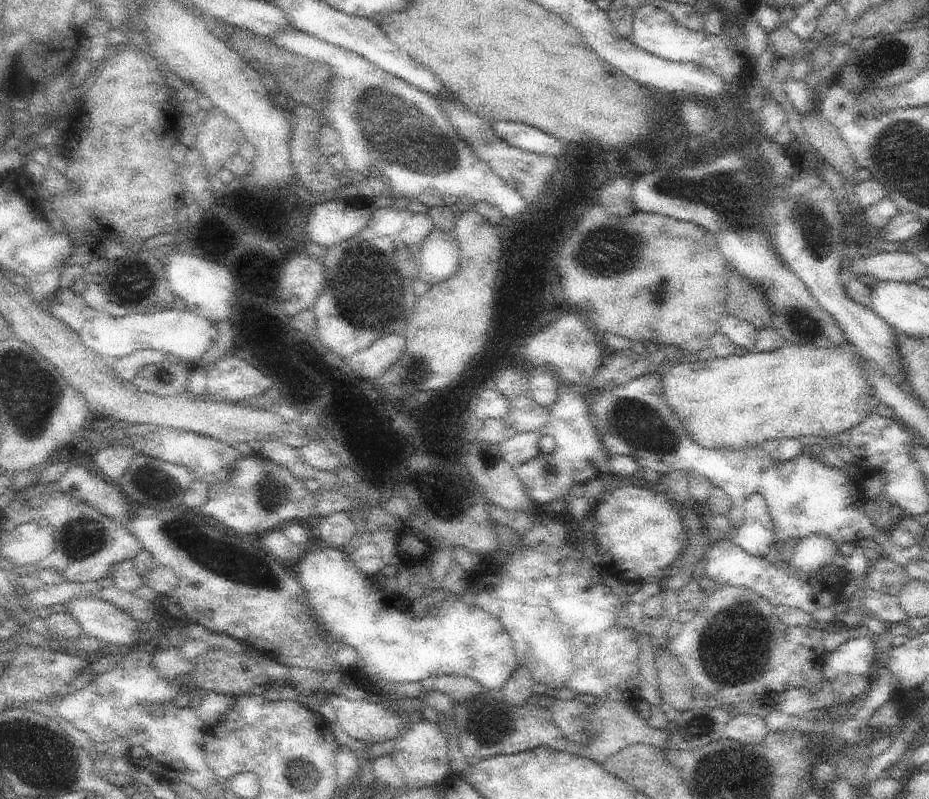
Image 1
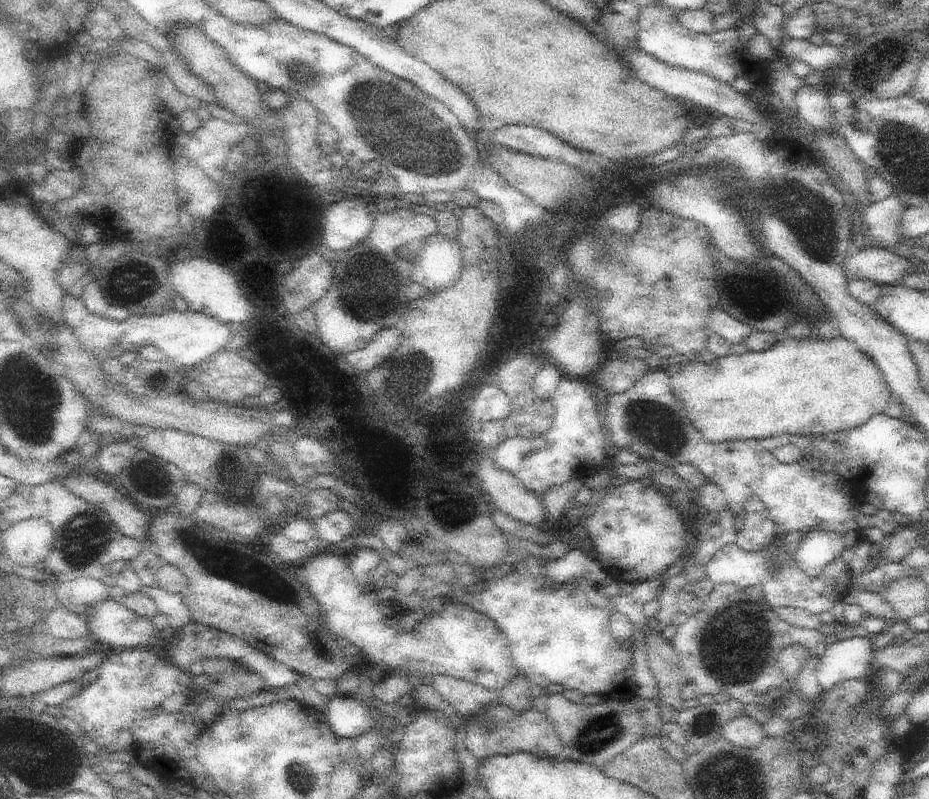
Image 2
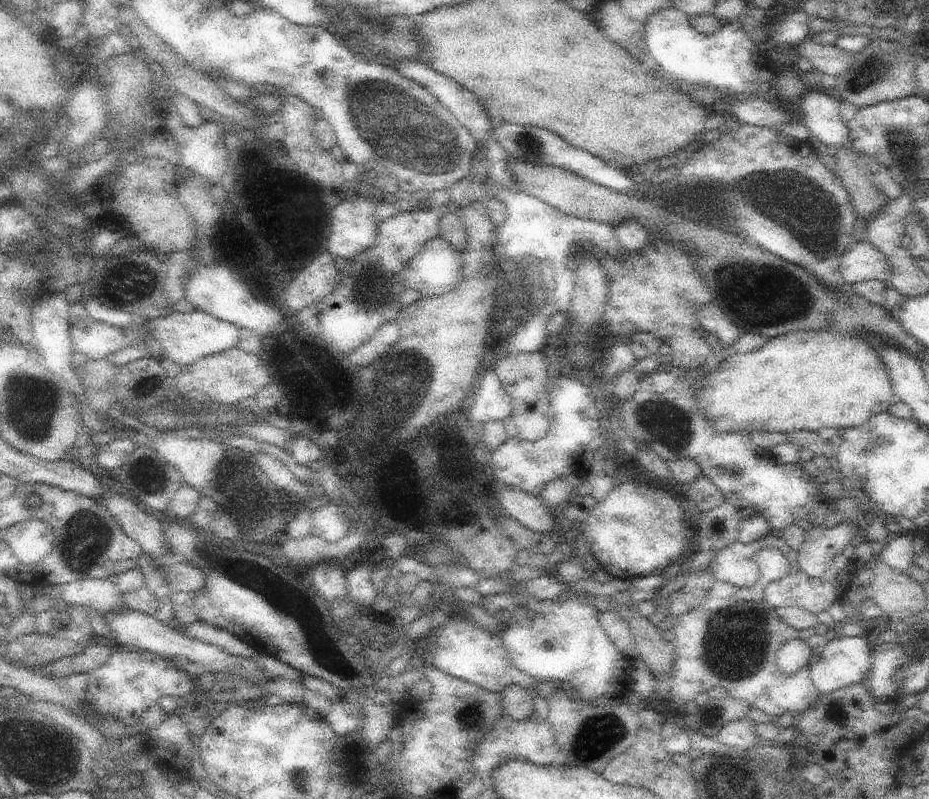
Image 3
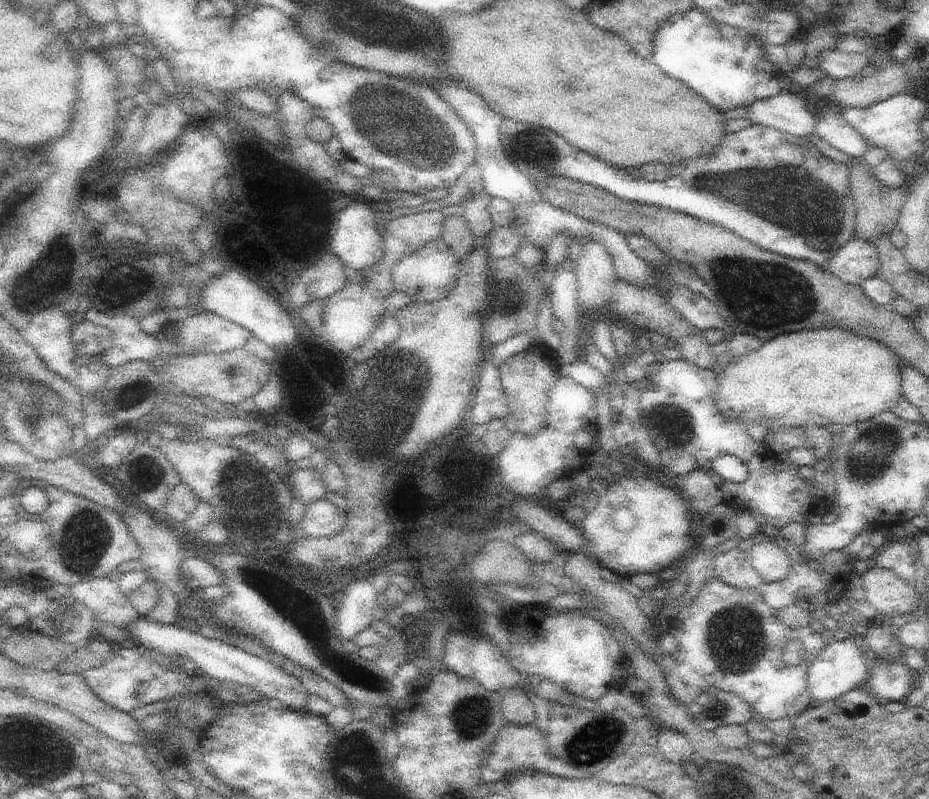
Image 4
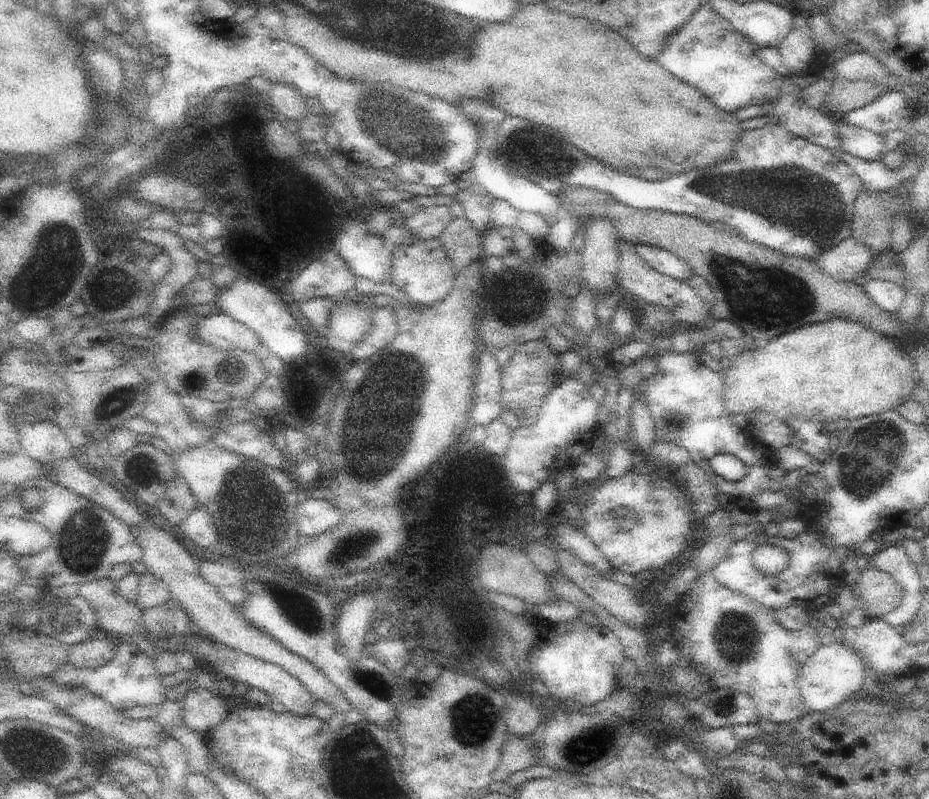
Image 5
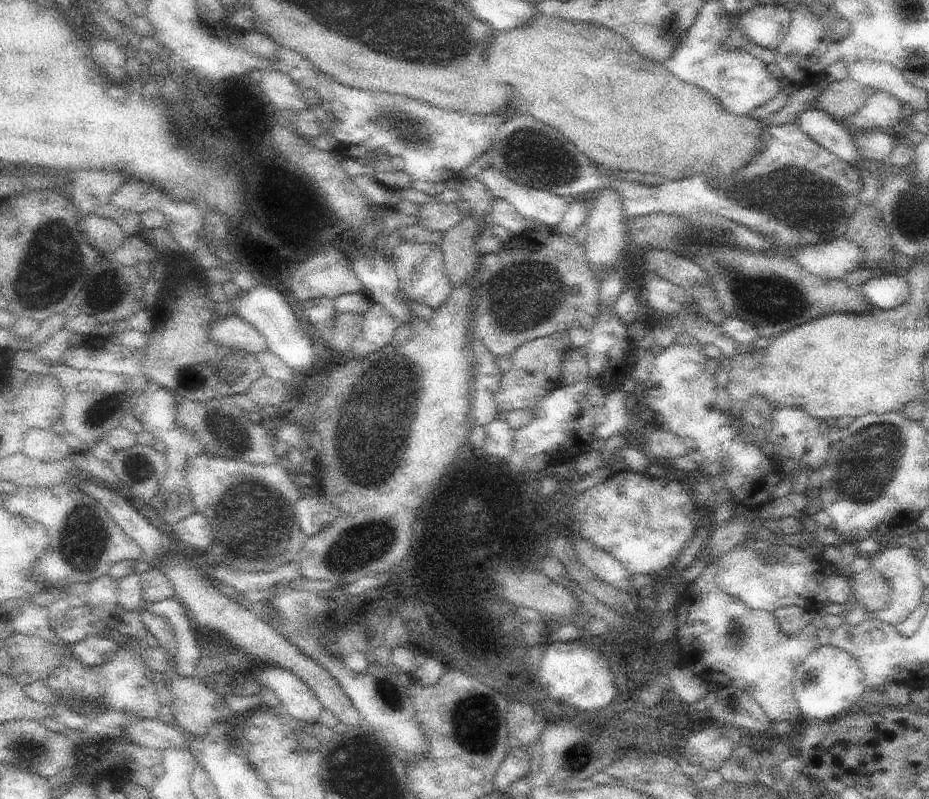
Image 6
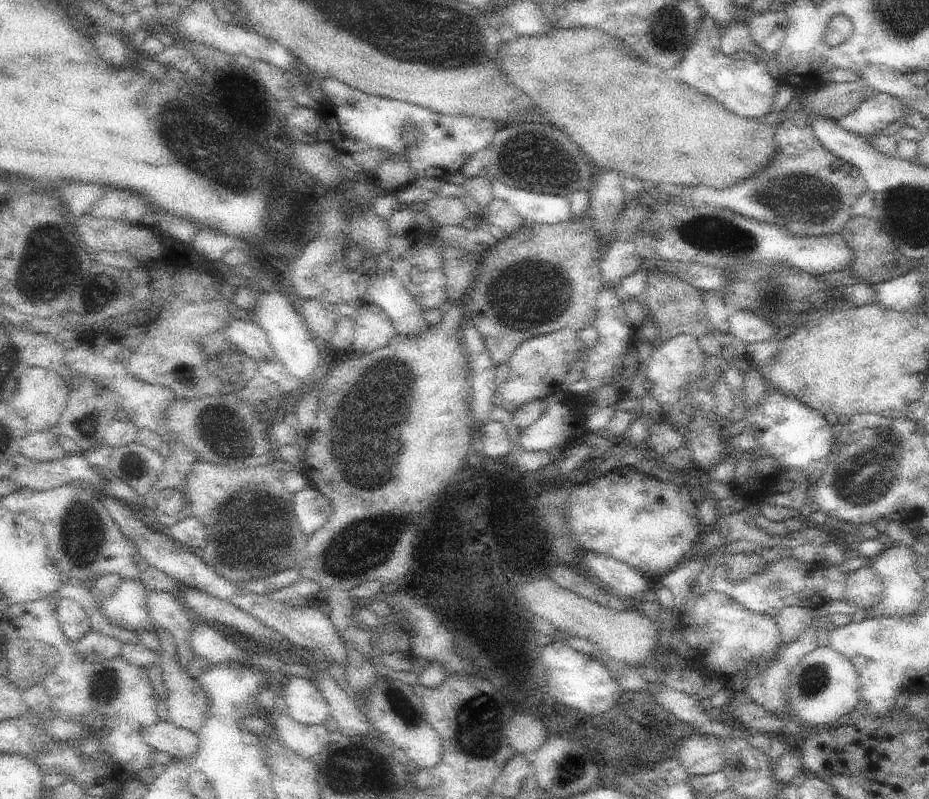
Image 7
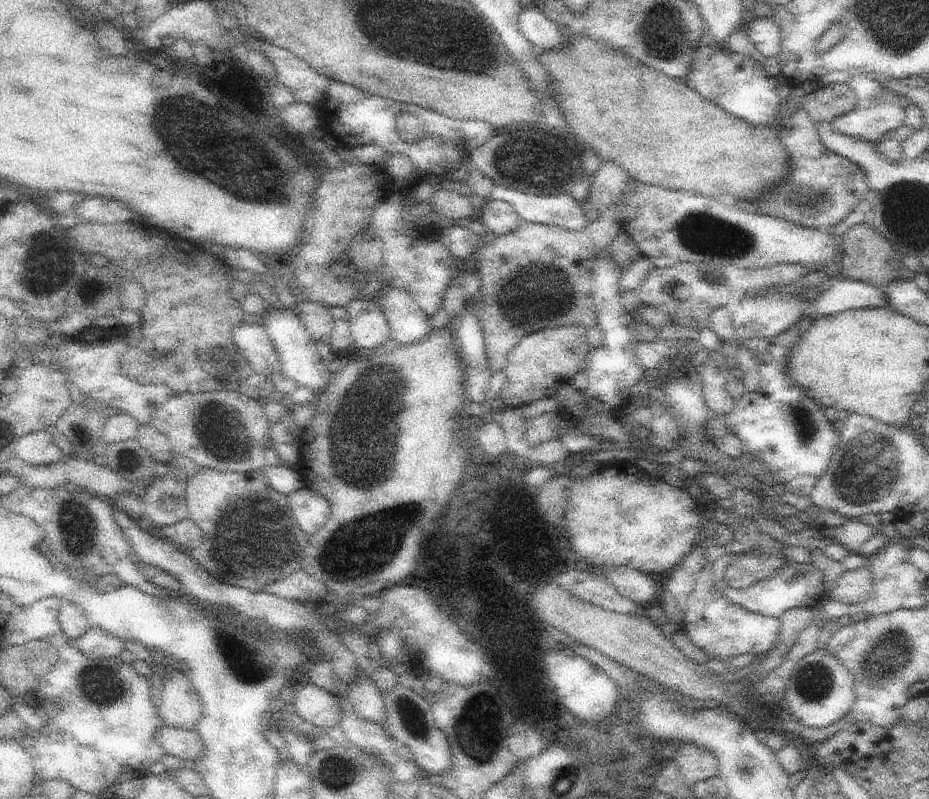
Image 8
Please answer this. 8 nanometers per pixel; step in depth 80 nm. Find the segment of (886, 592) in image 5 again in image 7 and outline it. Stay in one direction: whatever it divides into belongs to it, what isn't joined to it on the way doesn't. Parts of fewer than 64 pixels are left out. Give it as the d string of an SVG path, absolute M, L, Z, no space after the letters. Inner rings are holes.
M864 567L847 574L844 601L866 609L880 604L882 600L884 600L884 586L876 570Z

